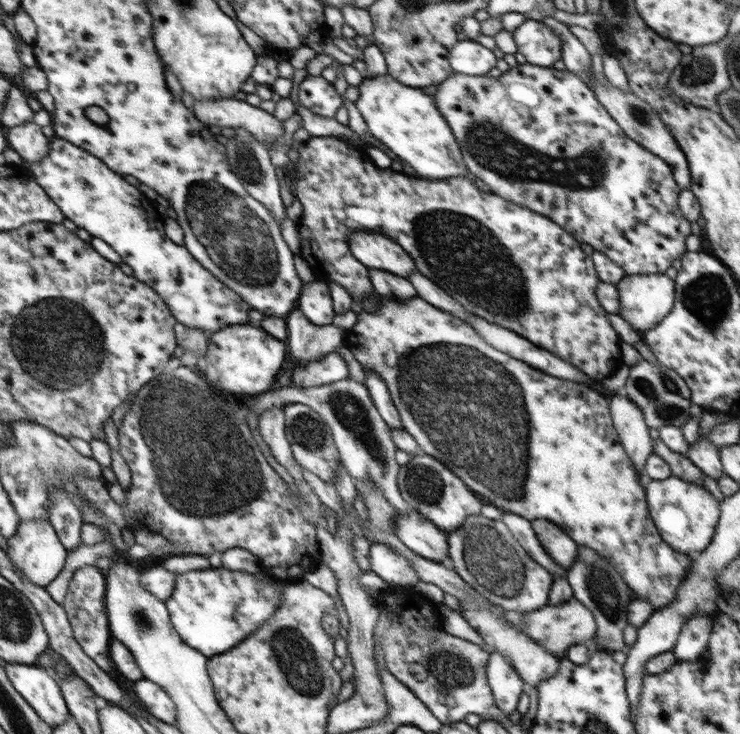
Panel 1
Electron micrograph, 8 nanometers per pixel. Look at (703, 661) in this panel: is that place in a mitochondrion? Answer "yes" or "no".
no

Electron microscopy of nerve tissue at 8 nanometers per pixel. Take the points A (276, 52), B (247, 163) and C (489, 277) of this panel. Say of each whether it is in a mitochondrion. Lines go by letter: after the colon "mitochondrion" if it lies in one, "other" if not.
A: other
B: mitochondrion
C: mitochondrion

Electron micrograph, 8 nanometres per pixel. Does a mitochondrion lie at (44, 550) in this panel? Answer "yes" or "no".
no

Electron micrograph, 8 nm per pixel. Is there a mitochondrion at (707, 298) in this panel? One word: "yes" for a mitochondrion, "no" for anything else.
yes

